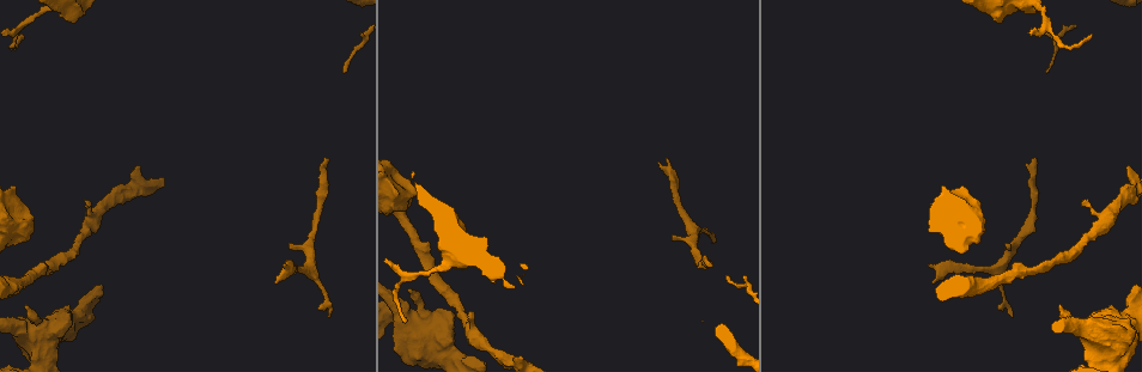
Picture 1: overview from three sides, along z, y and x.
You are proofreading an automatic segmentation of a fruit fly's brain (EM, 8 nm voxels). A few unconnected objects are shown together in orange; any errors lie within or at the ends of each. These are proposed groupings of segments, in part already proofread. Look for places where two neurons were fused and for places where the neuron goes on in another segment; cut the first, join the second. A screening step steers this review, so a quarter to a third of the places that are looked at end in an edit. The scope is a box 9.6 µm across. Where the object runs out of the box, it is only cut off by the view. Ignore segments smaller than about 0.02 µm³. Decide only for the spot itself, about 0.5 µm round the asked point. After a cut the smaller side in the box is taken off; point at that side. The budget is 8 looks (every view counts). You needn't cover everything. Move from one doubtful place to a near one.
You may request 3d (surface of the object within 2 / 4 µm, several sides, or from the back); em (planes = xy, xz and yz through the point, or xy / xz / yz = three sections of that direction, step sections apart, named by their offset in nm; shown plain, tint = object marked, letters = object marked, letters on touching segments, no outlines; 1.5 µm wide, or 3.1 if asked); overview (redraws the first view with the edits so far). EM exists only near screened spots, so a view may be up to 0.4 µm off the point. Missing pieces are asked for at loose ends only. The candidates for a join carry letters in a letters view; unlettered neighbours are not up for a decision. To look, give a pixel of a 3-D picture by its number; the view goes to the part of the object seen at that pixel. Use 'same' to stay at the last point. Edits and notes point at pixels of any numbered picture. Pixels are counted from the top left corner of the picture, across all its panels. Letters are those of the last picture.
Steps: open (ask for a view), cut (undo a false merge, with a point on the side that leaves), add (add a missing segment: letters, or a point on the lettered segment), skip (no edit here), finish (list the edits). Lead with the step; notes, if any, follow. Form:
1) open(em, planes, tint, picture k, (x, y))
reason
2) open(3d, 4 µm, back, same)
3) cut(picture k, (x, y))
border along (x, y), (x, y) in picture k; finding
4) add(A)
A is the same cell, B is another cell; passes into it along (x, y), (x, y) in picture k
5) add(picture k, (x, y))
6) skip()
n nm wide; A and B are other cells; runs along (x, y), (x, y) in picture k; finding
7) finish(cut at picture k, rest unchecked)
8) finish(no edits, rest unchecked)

open(3d, 4 µm, picture 1, (24, 306))
an open end

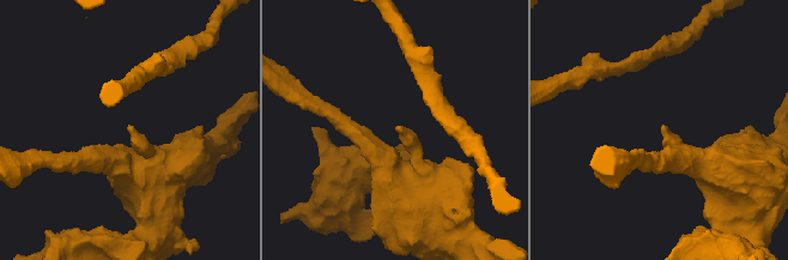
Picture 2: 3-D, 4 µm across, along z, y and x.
open(em, xy, step 8, letters, picture 2, (665, 127))

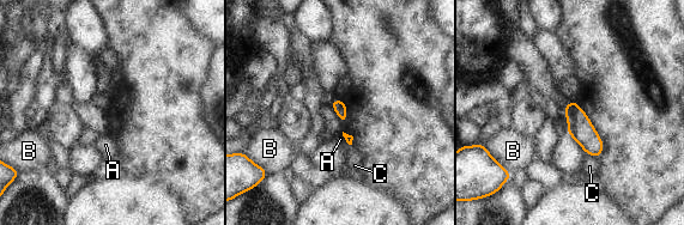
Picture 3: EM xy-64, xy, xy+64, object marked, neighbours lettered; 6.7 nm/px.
open(em, planes, letters, same)
cut it another way

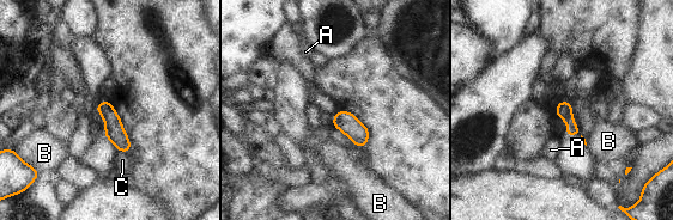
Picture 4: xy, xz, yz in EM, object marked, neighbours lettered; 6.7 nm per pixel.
skip()
A, B and C are other cells; none of them fits

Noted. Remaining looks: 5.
open(em, planes, letters, picture 1, (1082, 204))
branch stops here

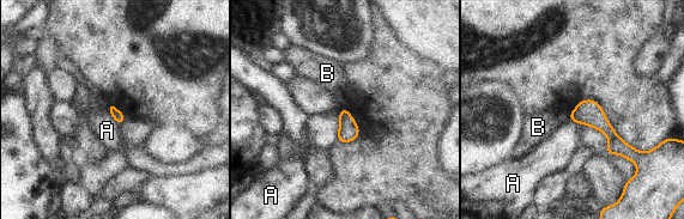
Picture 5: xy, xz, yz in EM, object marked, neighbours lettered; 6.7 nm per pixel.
skip()
A and B are other cells; runs along (581, 104), (628, 152), (634, 154) in picture 5; no lettered segment goes on from it

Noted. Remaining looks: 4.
open(em, yz, step 4, letters, picture 1, (1037, 159))
branch stops here

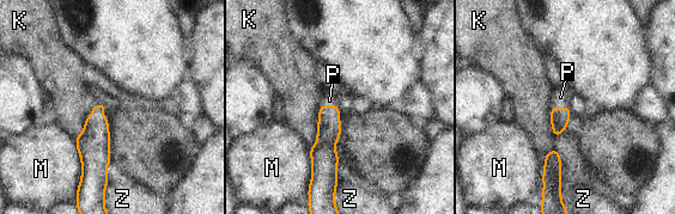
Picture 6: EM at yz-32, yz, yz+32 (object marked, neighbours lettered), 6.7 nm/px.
add(P)
130 nm wide; P is the same cell, K, M and Z are other cells; passes into it along (559, 117), (561, 109), (560, 97) in picture 6; the neuron continues

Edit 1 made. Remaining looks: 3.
finish(add at picture 6, rest unchecked)

